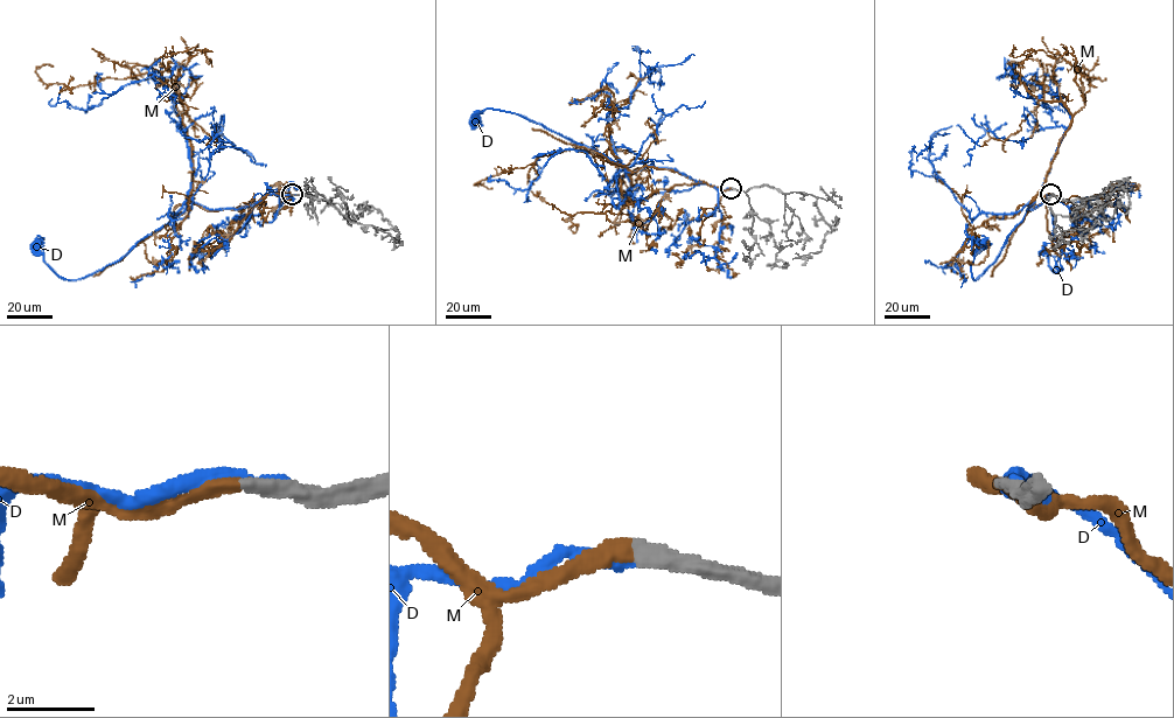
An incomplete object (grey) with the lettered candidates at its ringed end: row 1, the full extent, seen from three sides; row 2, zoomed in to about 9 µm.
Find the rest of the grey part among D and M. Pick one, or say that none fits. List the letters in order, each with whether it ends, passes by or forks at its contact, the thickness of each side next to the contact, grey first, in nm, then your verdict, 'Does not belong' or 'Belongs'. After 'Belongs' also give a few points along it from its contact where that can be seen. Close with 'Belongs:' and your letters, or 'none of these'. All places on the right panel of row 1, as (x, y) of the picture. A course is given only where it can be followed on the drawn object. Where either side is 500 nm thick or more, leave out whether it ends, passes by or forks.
D: It ends there. Thickness 460 nm (grey) against 280 nm. Does not belong
M: It ends there. Thickness 360 nm (grey) against 360 nm. Belongs. Its course: (1050, 194), (1028, 210), (1071, 113), (1061, 102), (1038, 99), (1011, 76), (1032, 88), (1050, 65)
Belongs: M

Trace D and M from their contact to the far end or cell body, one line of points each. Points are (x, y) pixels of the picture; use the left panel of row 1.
D: (293, 194), (236, 208), (187, 202), (119, 259), (76, 279), (47, 264), (37, 235), (36, 245)
M: (292, 194), (201, 208), (175, 91), (148, 74), (44, 83), (35, 71), (53, 65)

